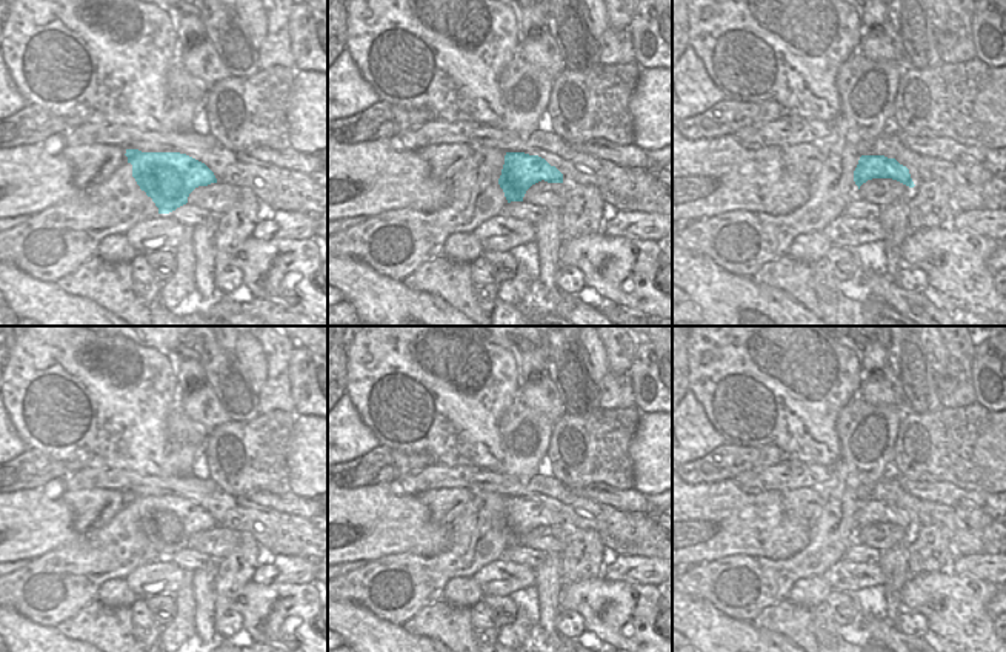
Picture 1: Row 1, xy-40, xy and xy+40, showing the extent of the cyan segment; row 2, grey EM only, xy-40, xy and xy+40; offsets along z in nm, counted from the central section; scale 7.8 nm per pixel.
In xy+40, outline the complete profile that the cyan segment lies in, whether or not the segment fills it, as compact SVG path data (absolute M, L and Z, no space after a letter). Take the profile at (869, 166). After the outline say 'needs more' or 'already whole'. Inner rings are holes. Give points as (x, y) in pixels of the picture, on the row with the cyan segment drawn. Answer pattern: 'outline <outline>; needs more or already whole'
outline M861 155L854 171L854 181L860 186L872 178L892 178L909 188L914 188L909 169L895 158L884 155Z; already whole

